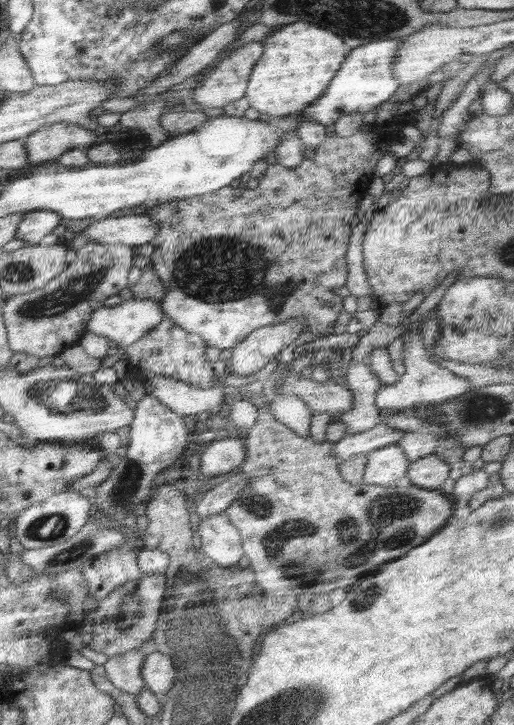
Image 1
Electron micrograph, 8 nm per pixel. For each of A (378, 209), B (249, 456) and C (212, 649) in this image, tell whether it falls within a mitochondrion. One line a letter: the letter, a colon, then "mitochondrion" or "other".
A: other
B: other
C: mitochondrion

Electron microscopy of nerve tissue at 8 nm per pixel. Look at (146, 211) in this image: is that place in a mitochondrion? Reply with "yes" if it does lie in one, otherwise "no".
no

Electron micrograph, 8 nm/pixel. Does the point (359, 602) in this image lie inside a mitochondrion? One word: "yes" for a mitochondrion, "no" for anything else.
yes

